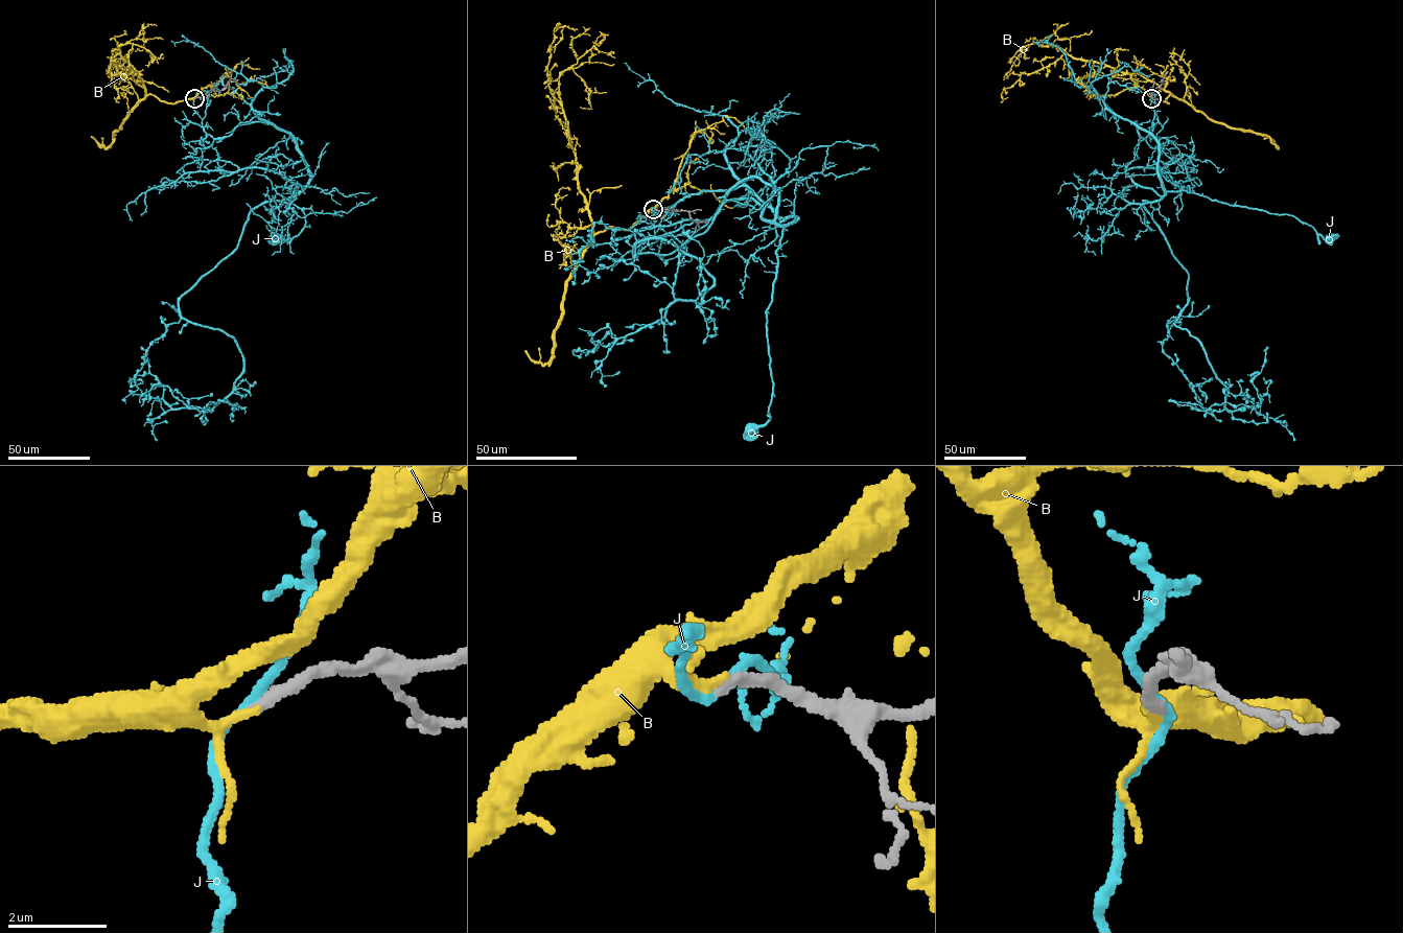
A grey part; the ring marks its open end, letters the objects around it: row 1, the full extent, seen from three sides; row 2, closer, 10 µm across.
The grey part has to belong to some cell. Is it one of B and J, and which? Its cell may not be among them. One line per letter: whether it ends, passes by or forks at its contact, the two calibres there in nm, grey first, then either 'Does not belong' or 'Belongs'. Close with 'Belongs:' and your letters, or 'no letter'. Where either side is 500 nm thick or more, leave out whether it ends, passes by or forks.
B: It passes by. Thickness 240 nm (grey) against 160 nm. Belongs
J: It passes by. Thickness 260 nm (grey) against 170 nm. Does not belong
Belongs: B

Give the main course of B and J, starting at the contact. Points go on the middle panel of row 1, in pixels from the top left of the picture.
B: (653, 209), (628, 230), (593, 233), (559, 96), (566, 70), (590, 92), (591, 109), (580, 107)
J: (654, 209), (741, 186), (780, 217), (797, 217), (782, 232), (766, 311), (770, 419), (751, 428)

